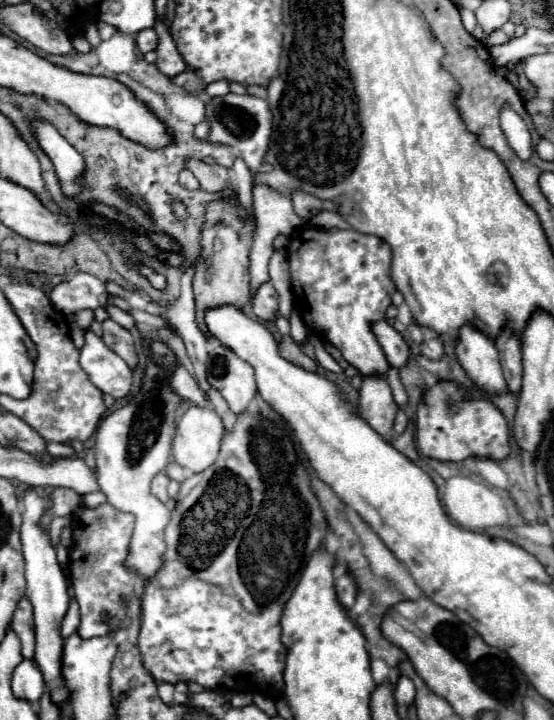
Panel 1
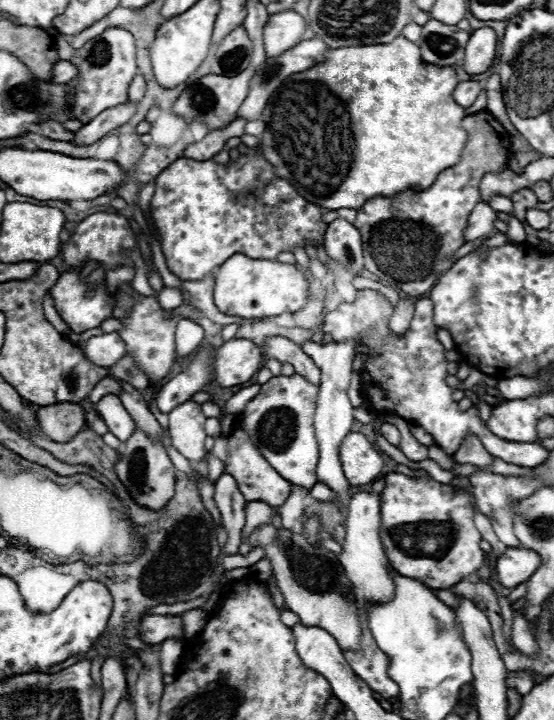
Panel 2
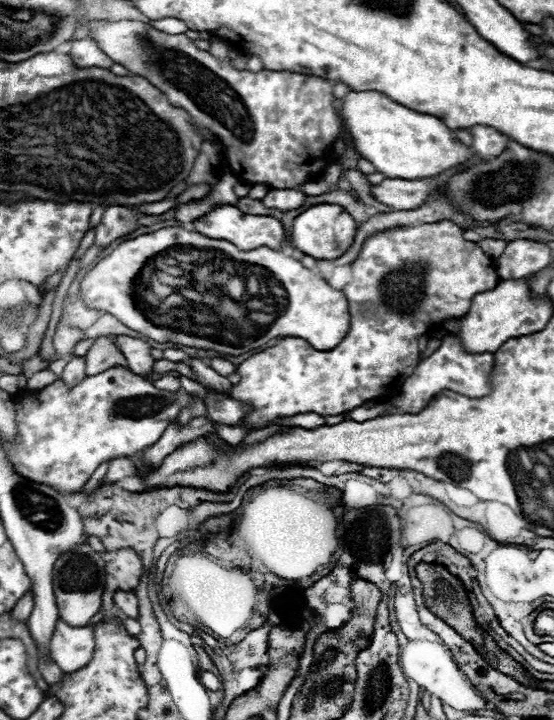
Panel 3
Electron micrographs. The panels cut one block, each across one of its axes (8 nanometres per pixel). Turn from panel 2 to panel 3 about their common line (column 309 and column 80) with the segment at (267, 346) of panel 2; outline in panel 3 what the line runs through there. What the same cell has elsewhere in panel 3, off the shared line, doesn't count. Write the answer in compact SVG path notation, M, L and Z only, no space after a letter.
M82 356L82 358L70 358L60 378L62 378L68 386L74 386L74 384L78 384L84 376L86 376L86 358Z

